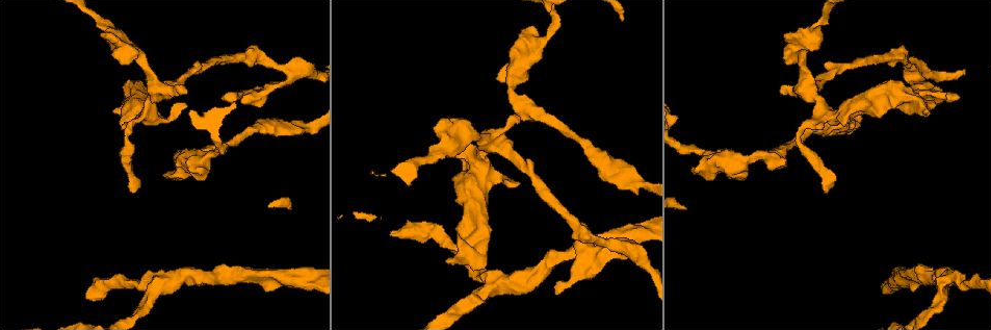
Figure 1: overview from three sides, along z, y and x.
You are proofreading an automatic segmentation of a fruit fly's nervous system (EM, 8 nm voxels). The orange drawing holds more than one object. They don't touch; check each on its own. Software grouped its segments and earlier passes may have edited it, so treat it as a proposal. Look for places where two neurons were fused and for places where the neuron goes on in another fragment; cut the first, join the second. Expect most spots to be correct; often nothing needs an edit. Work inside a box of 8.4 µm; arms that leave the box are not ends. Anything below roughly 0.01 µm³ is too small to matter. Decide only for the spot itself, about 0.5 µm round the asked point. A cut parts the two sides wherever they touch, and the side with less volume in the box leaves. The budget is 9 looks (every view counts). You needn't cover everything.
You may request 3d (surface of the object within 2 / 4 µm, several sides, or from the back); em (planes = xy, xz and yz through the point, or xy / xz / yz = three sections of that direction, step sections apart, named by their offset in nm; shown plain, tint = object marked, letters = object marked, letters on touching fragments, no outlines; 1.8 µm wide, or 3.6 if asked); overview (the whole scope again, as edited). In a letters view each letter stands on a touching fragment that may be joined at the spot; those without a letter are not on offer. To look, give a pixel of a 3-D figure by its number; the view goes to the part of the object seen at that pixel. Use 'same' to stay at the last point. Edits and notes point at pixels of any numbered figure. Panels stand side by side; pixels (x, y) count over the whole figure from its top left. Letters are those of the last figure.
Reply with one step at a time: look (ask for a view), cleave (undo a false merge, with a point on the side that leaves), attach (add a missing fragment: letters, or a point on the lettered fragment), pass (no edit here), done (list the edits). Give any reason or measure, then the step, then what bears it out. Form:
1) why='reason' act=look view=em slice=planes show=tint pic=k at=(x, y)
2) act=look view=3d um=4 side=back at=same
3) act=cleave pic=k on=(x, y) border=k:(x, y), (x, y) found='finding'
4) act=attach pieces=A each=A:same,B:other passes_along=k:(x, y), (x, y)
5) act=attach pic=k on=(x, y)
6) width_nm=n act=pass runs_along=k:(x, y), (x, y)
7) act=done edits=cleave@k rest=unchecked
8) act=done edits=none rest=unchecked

why='an open end' act=look view=em slice=planes show=letters pic=1 at=(222, 99)

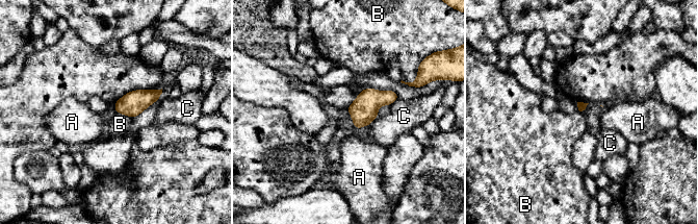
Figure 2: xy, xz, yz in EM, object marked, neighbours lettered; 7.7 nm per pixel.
act=pass each=A:other,B:other,C:other border=2:(117, 112), (132, 118) found='none of them fits'

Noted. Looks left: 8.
why='three-way junction' act=look view=em slice=xz step=8 show=tint pic=1 at=(942, 281)

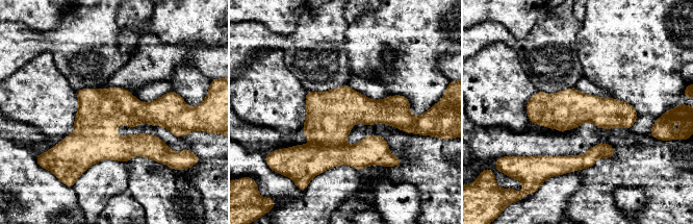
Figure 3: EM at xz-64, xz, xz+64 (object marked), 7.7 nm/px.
act=look view=em slice=planes show=letters at=same

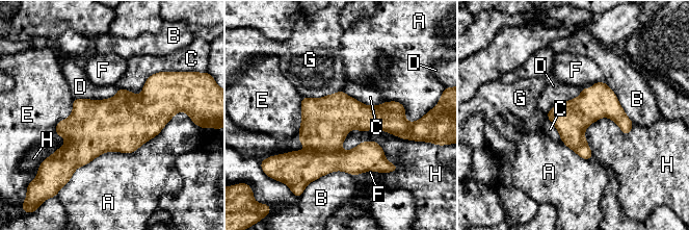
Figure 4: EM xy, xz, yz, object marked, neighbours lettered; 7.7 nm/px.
act=pass each=A:other,B:other,C:other,D:other,E:other,F:other,G:other,H:other border=4:(117, 87), (107, 99), (74, 99) found='all the same neuron'

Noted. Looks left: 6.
act=look view=3d um=4 pic=1 at=(132, 193)

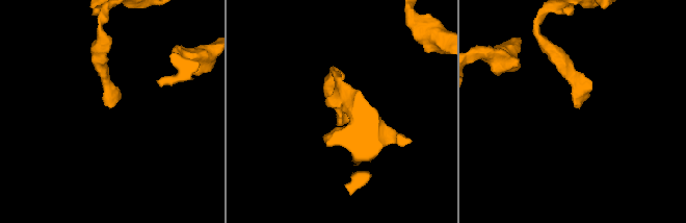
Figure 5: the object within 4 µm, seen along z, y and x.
act=look view=em slice=xy step=4 show=tint pic=5 at=(343, 115)

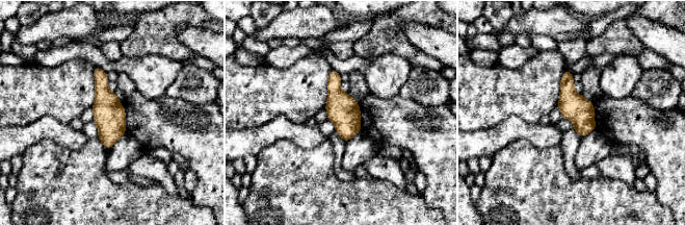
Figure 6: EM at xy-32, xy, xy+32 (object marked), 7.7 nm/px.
act=look view=em slice=planes show=letters at=same

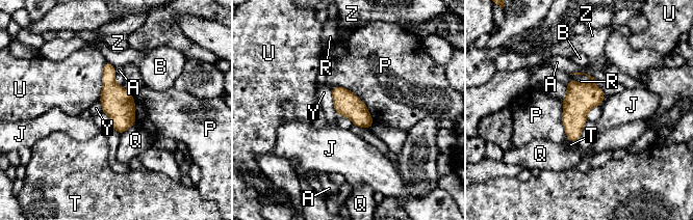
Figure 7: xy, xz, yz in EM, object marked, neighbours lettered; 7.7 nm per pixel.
act=pass each=A:other,B:other,J:other,P:other,Q:other,R:other,T:other,U:other,Y:other,Z:other border=7:(331, 88), (334, 110), (337, 114) found='none of them fits'

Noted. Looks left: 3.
why='thick end' act=look view=3d um=4 pic=1 at=(928, 112)

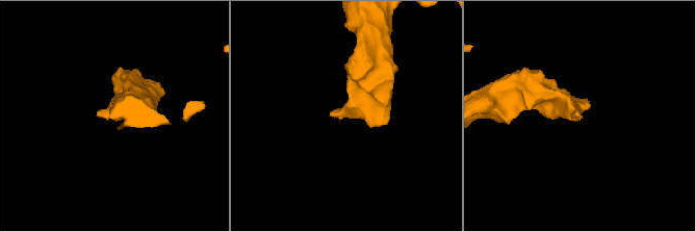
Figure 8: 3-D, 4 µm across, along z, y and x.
why='now the EM' act=look view=em slice=planes show=plain pic=8 at=(98, 115)

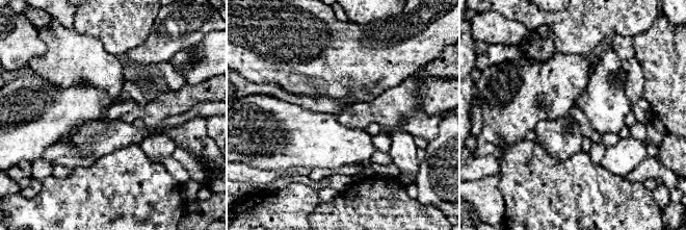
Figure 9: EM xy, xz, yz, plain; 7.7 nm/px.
act=look view=em slice=planes show=letters at=same

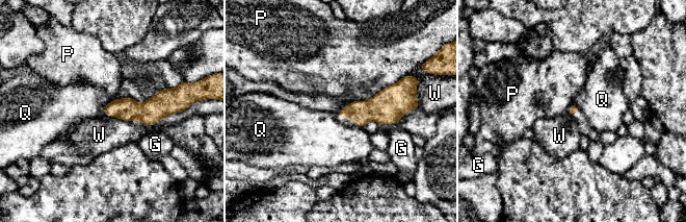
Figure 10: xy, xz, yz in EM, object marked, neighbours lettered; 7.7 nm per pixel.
act=pass each=G:other,P:other,Q:other,W:other border=10:(115, 117), (130, 122) found='no lettered fragment goes on from it'

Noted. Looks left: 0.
act=done edits=none rest=unchecked

